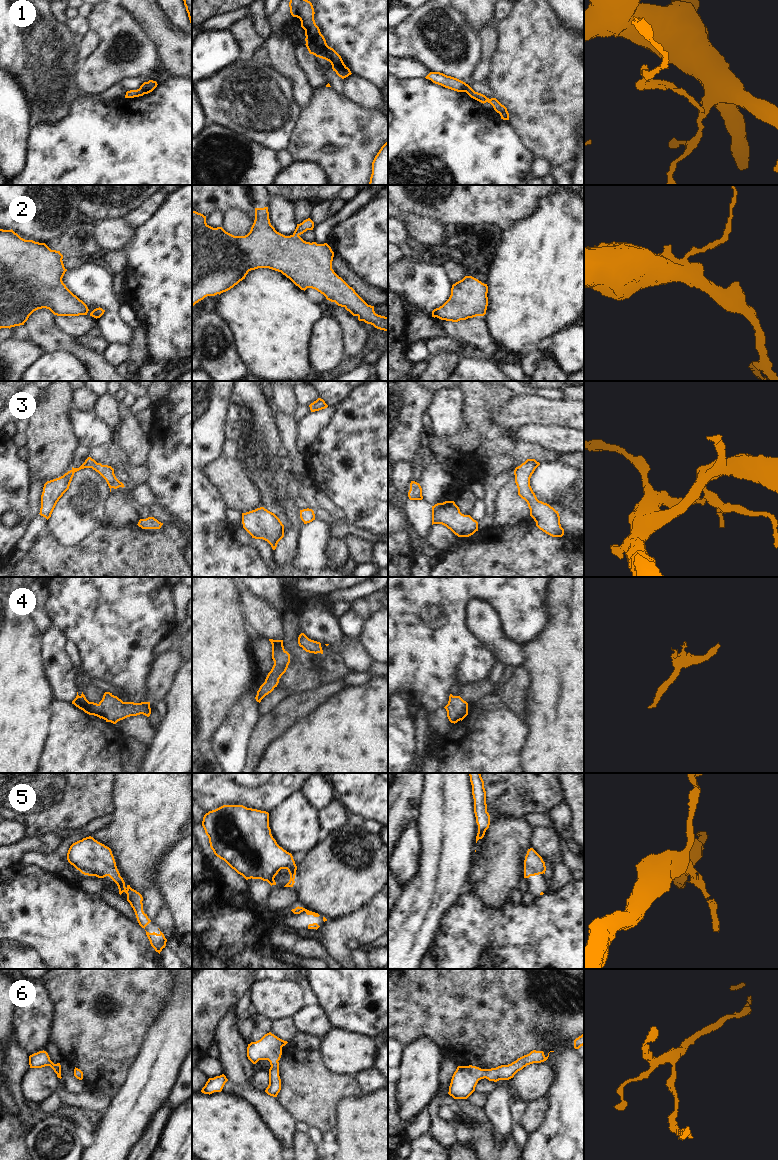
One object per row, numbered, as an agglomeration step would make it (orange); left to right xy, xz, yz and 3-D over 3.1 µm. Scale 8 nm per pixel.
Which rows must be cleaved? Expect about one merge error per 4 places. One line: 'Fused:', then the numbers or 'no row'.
Fused: 1

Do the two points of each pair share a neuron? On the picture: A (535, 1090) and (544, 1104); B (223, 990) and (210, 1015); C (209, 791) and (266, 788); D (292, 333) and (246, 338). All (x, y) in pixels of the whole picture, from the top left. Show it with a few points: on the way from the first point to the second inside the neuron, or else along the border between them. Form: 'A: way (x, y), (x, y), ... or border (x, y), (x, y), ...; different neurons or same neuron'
A: border (547, 1094), (527, 1104); different neurons
B: way (217, 996), (210, 1003), (210, 1009); same neuron
C: way (223, 788), (252, 788); same neuron
D: way (281, 333), (274, 333), (269, 338), (257, 338); same neuron

